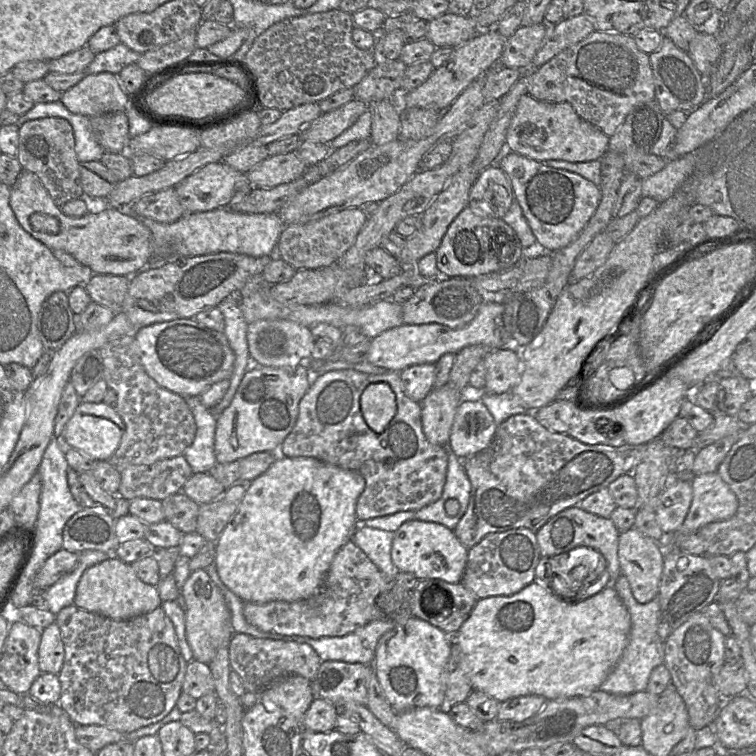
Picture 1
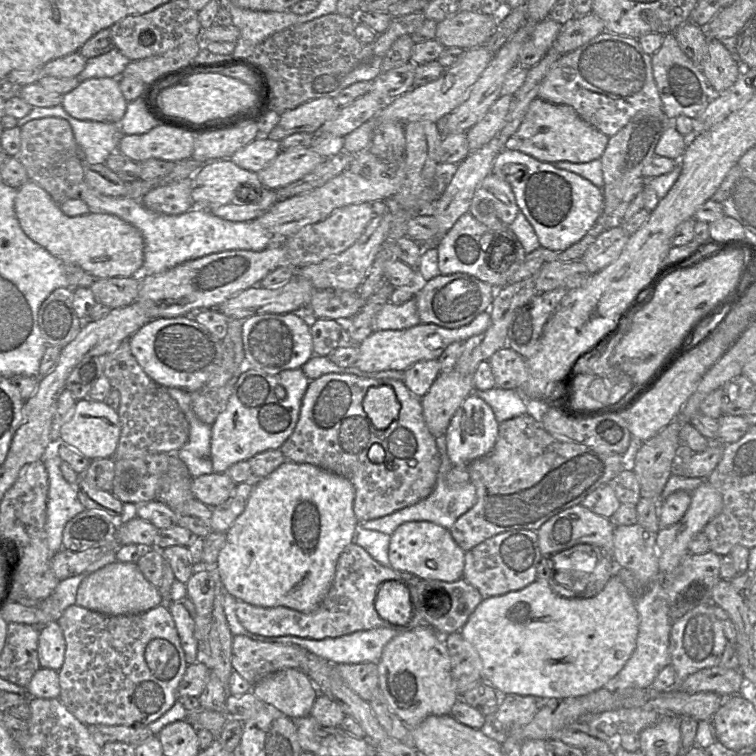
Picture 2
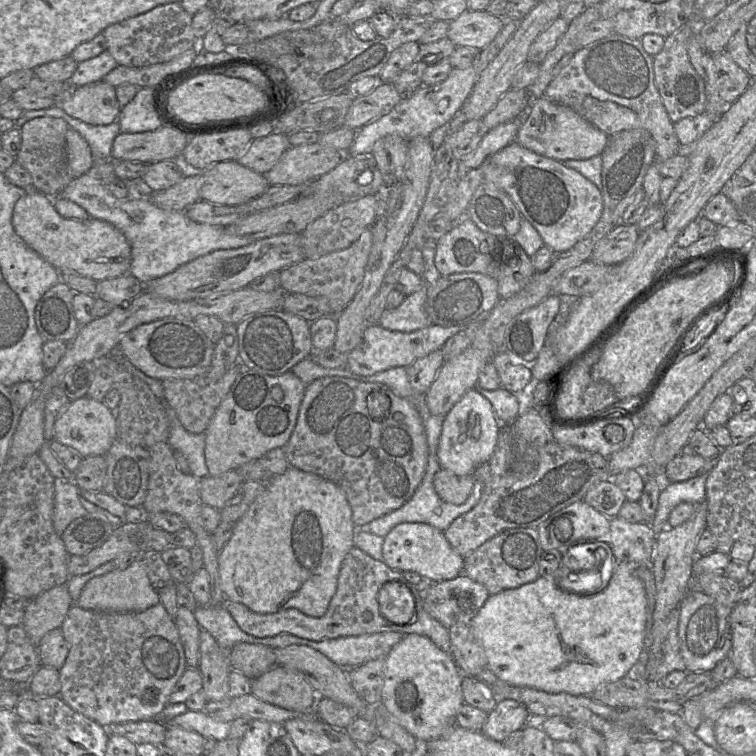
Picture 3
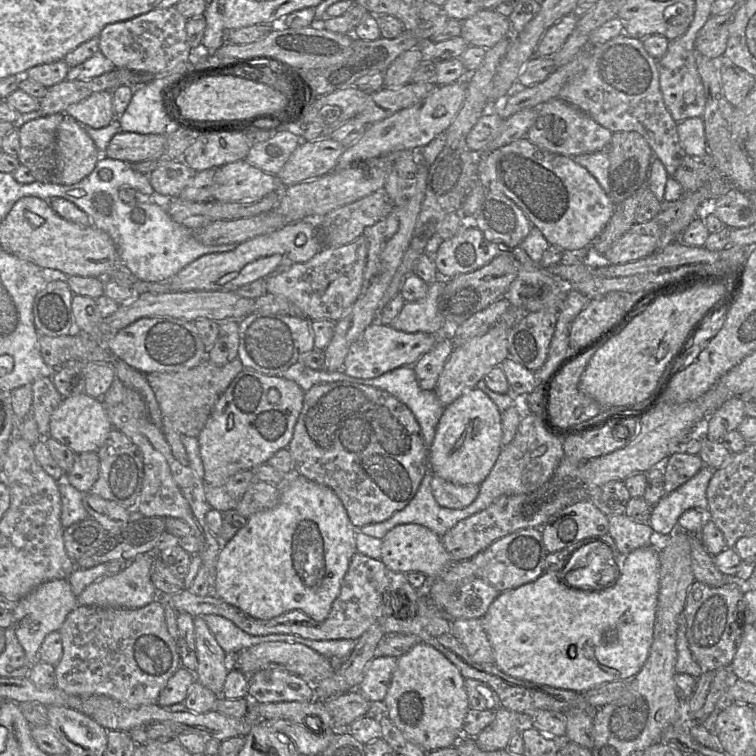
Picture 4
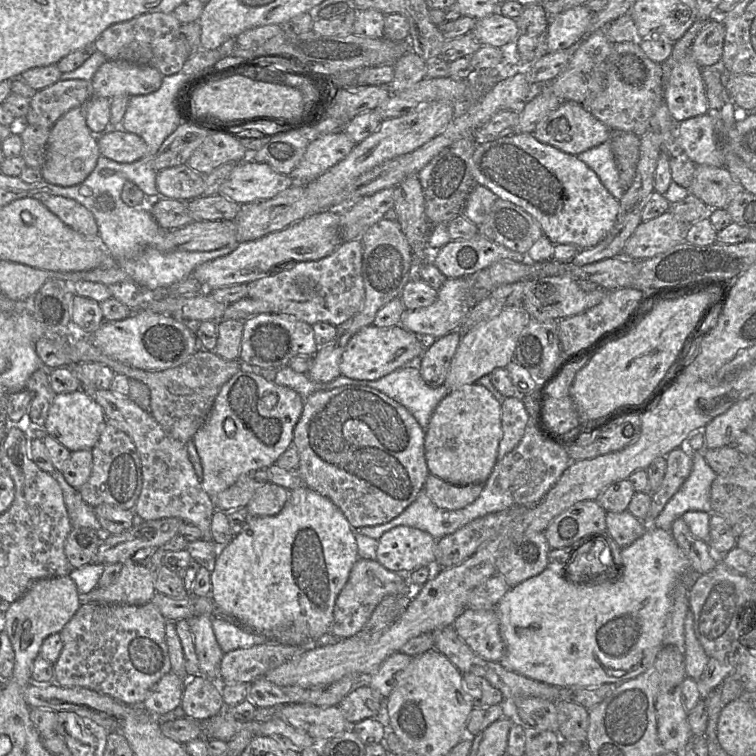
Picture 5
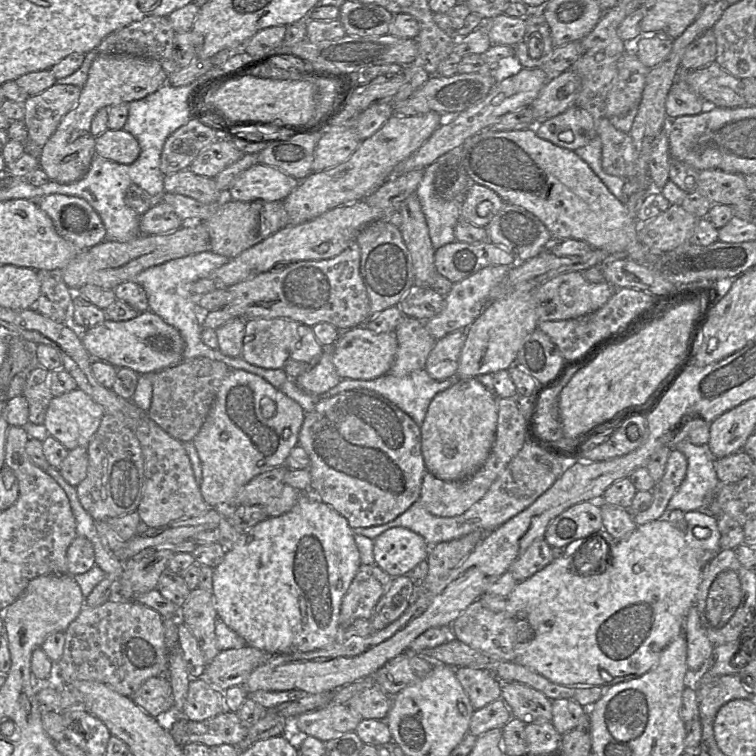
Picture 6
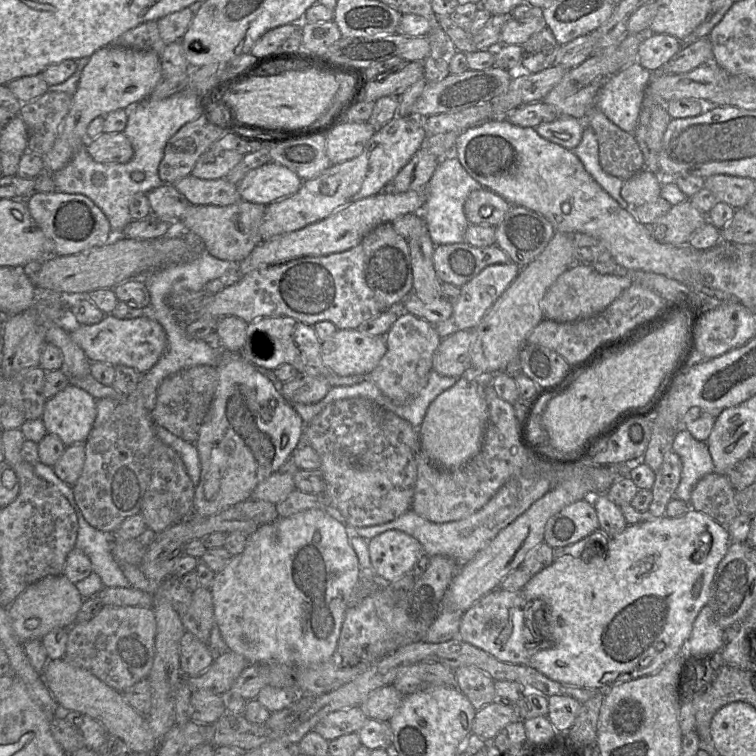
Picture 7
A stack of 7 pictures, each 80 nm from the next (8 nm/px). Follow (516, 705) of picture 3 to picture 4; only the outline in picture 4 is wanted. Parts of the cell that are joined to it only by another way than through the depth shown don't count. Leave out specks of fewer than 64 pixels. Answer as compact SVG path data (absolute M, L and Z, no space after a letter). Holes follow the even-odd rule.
M500 707L493 722L475 737L475 743L483 751L505 750L511 736L523 725L523 715Z

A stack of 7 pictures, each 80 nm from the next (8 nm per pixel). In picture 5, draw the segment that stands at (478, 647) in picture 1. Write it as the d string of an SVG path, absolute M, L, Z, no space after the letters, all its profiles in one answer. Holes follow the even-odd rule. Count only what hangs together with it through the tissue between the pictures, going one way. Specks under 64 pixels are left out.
M647 525L646 531L640 538L629 546L622 548L621 557L622 571L621 569L619 570L620 577L613 582L607 582L602 585L573 585L563 578L563 569L565 566L561 567L561 565L552 565L549 563L546 569L540 574L531 577L514 587L510 587L495 607L499 617L500 634L505 645L504 664L509 669L522 676L556 687L621 684L641 675L649 669L654 663L662 646L666 617L671 606L671 591L676 582L690 571L690 563L673 538L671 531L666 531L653 525Z

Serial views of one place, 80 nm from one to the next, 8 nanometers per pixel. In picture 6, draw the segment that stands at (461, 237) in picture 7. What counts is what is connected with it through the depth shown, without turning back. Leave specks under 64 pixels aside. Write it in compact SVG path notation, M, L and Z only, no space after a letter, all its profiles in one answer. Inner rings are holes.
M437 162L423 170L423 178L416 190L429 229L432 245L438 249L455 242L454 228L461 219L462 200L444 200L437 196L434 188Z

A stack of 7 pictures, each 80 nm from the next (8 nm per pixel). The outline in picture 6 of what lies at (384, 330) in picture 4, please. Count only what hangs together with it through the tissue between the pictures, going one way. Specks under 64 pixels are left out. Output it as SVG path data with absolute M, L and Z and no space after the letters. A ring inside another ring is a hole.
M364 325L342 331L331 347L332 360L341 379L371 380L388 374L397 351L394 331L375 333Z

